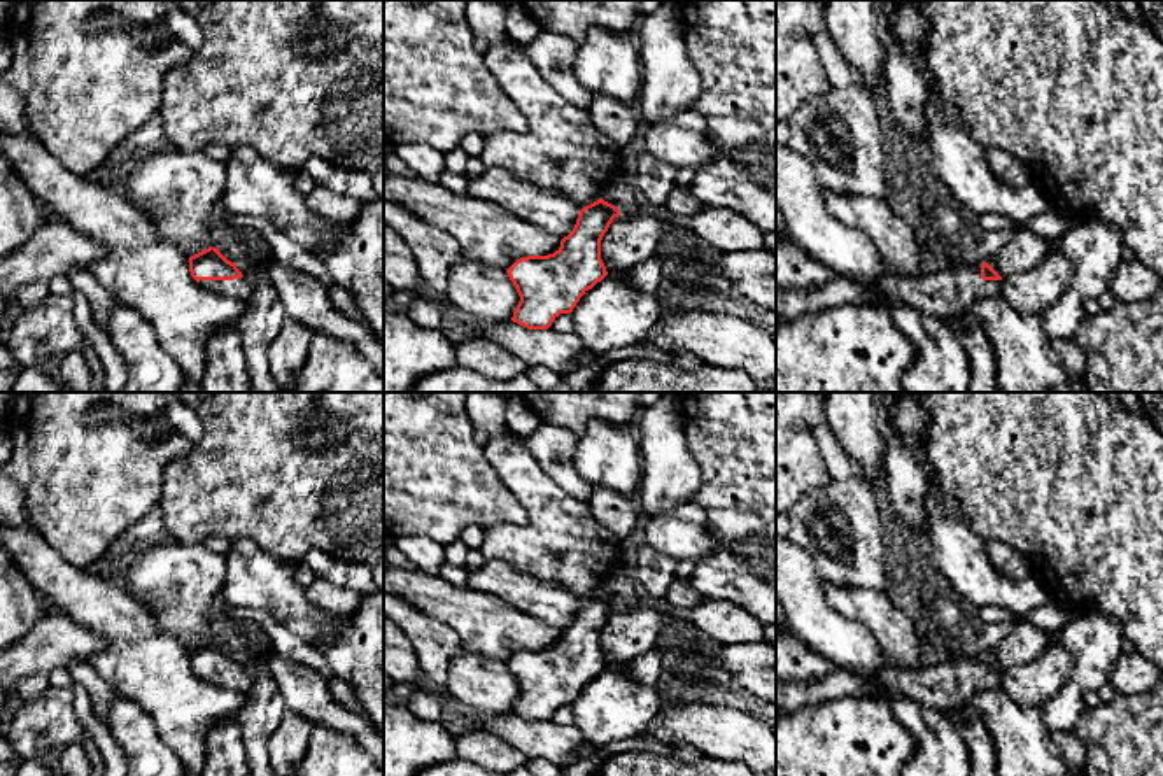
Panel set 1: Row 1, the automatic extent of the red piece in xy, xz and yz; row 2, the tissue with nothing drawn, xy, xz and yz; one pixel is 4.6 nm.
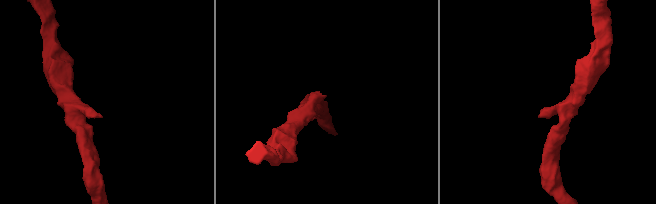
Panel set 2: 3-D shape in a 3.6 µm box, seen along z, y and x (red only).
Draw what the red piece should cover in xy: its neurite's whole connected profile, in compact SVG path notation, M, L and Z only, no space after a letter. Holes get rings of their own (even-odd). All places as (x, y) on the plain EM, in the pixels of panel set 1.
M215 639L191 648L189 664L201 680L215 687L240 692L249 692L252 687L252 673L245 657L228 653Z

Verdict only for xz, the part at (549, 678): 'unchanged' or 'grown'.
unchanged

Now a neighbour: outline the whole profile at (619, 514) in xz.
M603 485L592 487L589 508L592 519L618 540L625 540L645 522L636 496L625 496Z

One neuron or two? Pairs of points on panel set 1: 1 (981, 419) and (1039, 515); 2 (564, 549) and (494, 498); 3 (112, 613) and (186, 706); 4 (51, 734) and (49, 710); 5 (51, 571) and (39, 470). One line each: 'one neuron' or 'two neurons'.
1: one neuron
2: two neurons
3: one neuron
4: one neuron
5: two neurons

